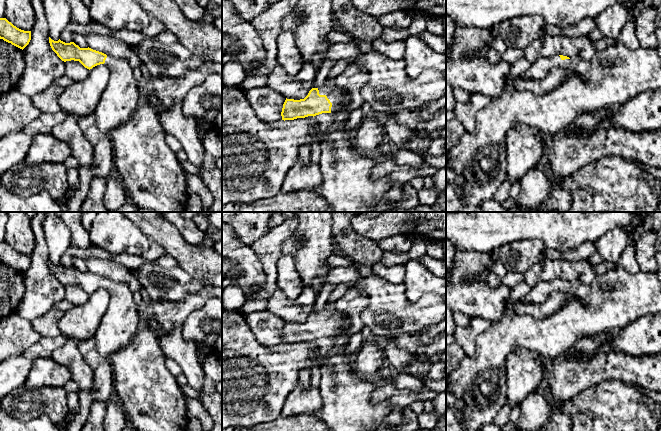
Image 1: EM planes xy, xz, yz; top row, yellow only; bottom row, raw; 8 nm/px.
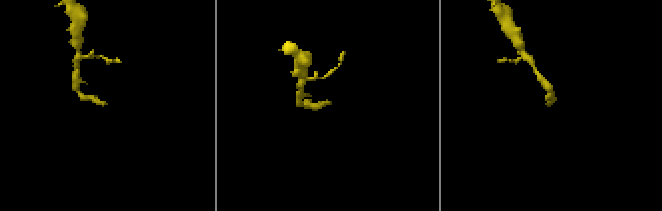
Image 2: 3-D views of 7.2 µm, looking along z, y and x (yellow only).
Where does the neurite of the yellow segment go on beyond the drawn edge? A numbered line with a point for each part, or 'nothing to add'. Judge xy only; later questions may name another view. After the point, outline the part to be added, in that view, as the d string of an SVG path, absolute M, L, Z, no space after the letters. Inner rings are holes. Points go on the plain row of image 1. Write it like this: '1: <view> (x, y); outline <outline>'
1: xy (121, 321); outline M107 279L104 289L110 295L110 302L94 339L98 353L110 357L124 348L142 325L138 305L129 287Z

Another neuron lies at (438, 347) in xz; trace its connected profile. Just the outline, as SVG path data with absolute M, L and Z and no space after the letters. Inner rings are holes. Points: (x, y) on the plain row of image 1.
M422 330L403 333L397 336L387 336L395 342L398 348L411 354L425 354L429 357L446 353L446 331L434 339L428 346L422 344L420 334Z

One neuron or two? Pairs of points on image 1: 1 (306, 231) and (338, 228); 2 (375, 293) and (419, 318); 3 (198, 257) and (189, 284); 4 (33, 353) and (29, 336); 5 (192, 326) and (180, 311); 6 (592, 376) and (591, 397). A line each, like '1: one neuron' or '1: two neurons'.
1: two neurons
2: one neuron
3: two neurons
4: two neurons
5: two neurons
6: two neurons

